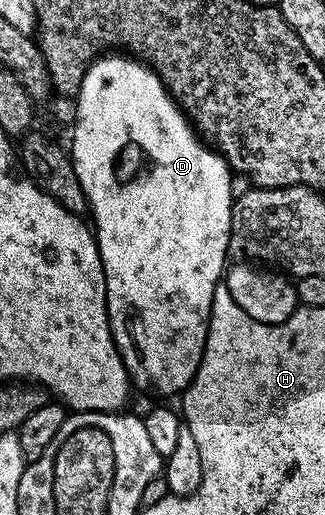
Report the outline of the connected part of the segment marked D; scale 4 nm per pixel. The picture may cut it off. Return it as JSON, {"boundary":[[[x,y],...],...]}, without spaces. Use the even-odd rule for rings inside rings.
{"boundary":[[[100,55],[95,58],[89,64],[88,68],[84,71],[84,78],[80,84],[79,93],[75,94],[74,102],[76,107],[76,115],[74,118],[74,124],[76,126],[72,129],[72,149],[70,145],[70,156],[74,163],[74,171],[78,175],[78,183],[82,183],[82,191],[86,195],[88,200],[88,207],[90,210],[90,221],[94,226],[94,232],[96,235],[96,246],[100,252],[100,258],[102,259],[102,267],[104,268],[104,278],[106,279],[106,299],[108,300],[108,322],[112,328],[112,337],[116,340],[116,346],[120,352],[120,357],[124,361],[124,366],[128,368],[128,375],[133,386],[136,385],[140,389],[149,389],[152,393],[176,393],[176,395],[183,394],[187,389],[189,383],[194,379],[194,375],[198,371],[198,367],[202,363],[202,355],[204,354],[204,348],[206,347],[206,335],[208,334],[208,324],[210,323],[210,315],[212,314],[212,304],[214,303],[214,291],[217,285],[221,284],[222,278],[226,273],[226,254],[228,251],[228,236],[230,235],[230,223],[232,222],[232,203],[234,200],[234,192],[232,193],[232,180],[234,180],[234,174],[231,169],[228,168],[228,162],[216,152],[215,149],[209,147],[198,136],[193,124],[184,116],[184,110],[176,104],[172,94],[169,93],[167,87],[161,83],[159,75],[152,69],[149,69],[143,61],[137,61],[135,57],[131,55],[123,55],[124,57],[104,57],[108,55]]]}

